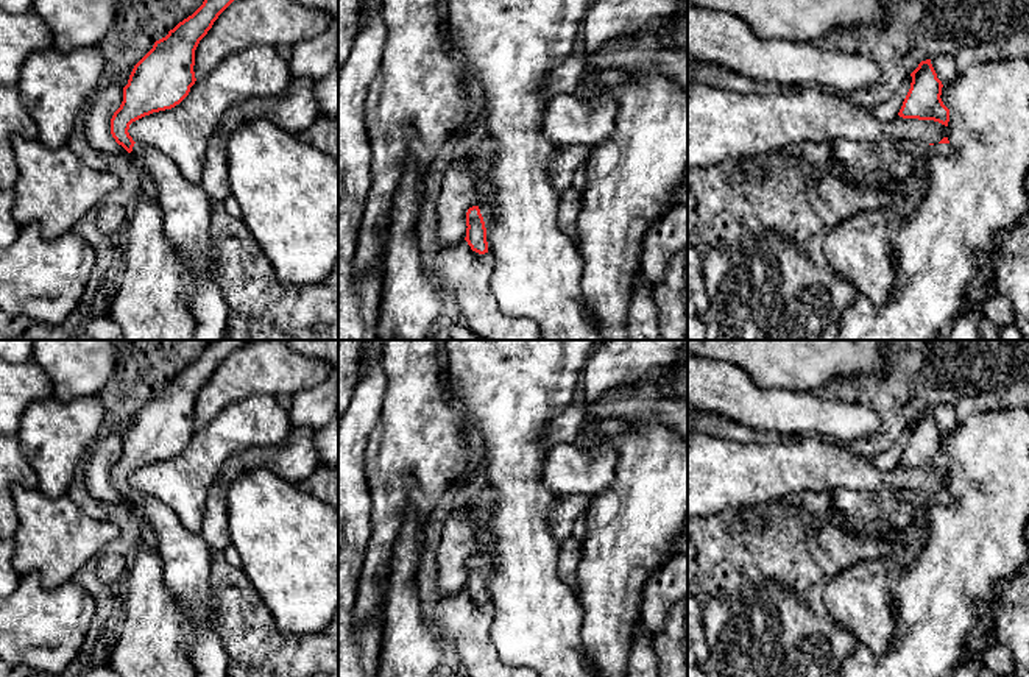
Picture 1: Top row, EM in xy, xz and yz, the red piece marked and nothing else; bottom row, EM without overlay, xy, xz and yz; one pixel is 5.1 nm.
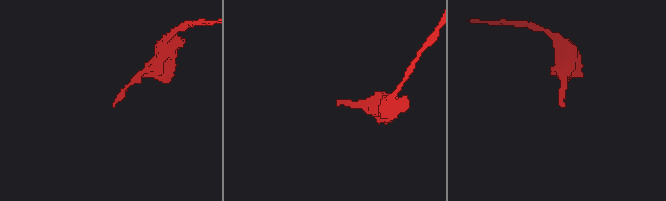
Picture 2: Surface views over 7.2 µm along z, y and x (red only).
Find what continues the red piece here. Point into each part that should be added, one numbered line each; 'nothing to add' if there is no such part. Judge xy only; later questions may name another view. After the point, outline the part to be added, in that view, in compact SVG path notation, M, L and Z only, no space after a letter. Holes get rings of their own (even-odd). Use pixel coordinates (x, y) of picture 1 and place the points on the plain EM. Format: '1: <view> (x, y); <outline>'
1: xy (186, 559); M136 491L133 504L143 523L153 529L151 544L162 562L165 588L186 604L190 615L192 636L187 650L195 668L195 677L226 677L228 654L214 622L210 552L207 543L200 532L187 530L178 515L162 501Z

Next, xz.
1: xz (485, 559); M482 552L479 554L480 563L483 566L485 574L488 574L491 565L493 565L493 557L491 554Z

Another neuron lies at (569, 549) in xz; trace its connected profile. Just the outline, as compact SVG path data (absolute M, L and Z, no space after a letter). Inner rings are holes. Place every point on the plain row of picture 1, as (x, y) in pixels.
M568 538L560 543L558 576L572 588L577 588L577 568L582 557L582 543Z

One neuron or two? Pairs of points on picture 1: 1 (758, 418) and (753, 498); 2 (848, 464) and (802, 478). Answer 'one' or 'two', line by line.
1: two
2: one

